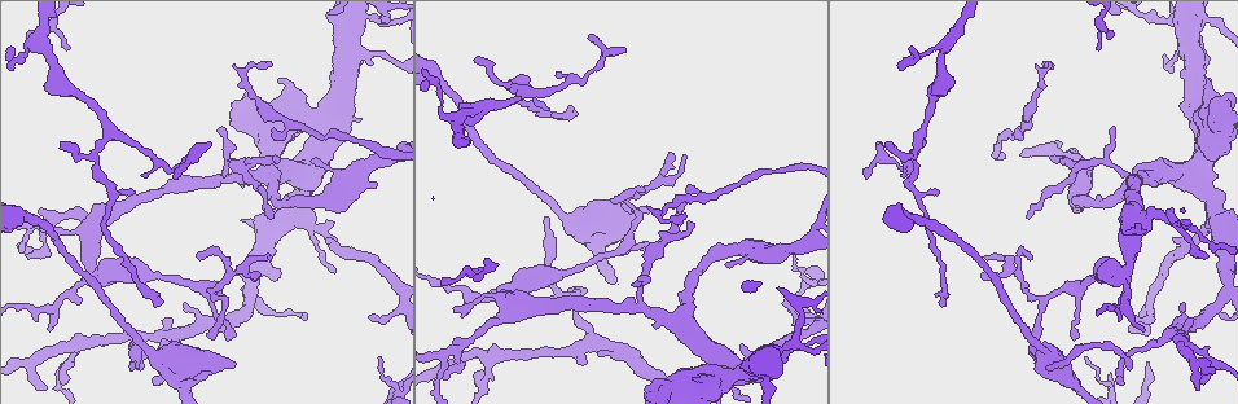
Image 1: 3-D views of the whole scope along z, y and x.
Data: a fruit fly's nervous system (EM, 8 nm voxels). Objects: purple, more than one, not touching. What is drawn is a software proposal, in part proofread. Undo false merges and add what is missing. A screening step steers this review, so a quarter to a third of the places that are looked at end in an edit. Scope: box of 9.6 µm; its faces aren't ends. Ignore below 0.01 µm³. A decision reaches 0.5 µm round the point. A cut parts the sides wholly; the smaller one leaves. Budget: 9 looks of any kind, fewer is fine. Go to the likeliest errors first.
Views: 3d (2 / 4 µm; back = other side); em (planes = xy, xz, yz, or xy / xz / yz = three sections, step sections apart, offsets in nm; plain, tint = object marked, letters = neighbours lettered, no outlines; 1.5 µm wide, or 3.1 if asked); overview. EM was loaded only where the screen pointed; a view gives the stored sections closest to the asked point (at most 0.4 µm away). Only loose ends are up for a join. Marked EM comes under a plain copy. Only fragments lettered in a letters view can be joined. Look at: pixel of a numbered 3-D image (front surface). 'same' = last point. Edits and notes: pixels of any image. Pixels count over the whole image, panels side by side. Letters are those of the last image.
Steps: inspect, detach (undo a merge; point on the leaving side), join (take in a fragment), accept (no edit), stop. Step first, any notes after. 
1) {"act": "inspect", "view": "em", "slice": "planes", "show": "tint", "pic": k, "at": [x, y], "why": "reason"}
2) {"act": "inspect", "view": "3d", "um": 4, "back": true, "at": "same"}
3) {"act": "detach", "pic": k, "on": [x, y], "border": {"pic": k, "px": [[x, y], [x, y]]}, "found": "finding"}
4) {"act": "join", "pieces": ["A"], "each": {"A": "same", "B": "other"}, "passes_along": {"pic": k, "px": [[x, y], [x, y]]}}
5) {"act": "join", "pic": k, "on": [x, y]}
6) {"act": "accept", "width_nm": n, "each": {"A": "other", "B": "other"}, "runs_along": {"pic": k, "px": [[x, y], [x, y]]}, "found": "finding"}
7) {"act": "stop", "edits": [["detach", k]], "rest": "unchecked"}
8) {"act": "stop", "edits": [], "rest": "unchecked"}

{"act": "inspect", "view": "em", "slice": "planes", "show": "letters", "pic": 1, "at": [234, 364], "why": "branch stops here"}

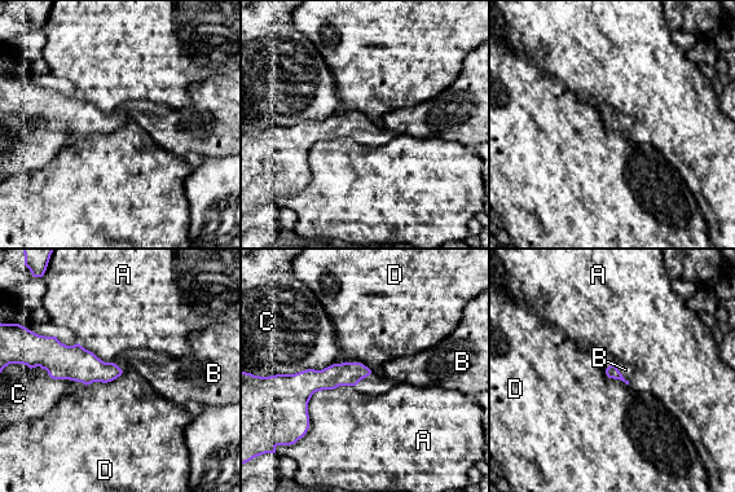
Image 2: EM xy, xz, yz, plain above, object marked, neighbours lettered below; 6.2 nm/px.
{"act": "join", "pieces": ["B"], "each": {"A": "other", "B": "same", "C": "other", "D": "other"}, "passes_along": {"pic": 2, "px": [[612, 372], [620, 373], [625, 369]]}, "found": "the cell continues"}

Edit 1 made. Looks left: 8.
{"act": "inspect", "view": "3d", "um": 2, "pic": 1, "at": [50, 329], "why": "thin end"}

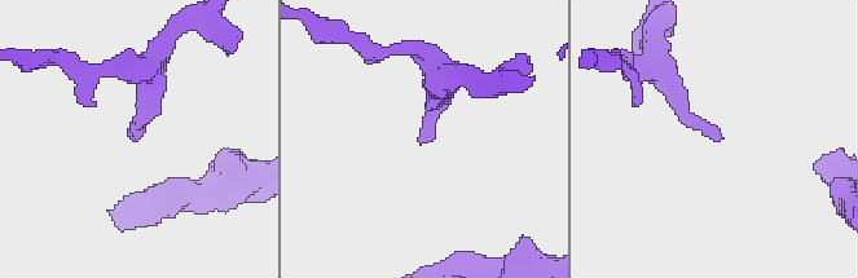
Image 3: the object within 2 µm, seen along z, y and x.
{"act": "inspect", "view": "em", "slice": "planes", "show": "tint", "pic": 3, "at": [131, 138], "why": "shape alone is not enough"}

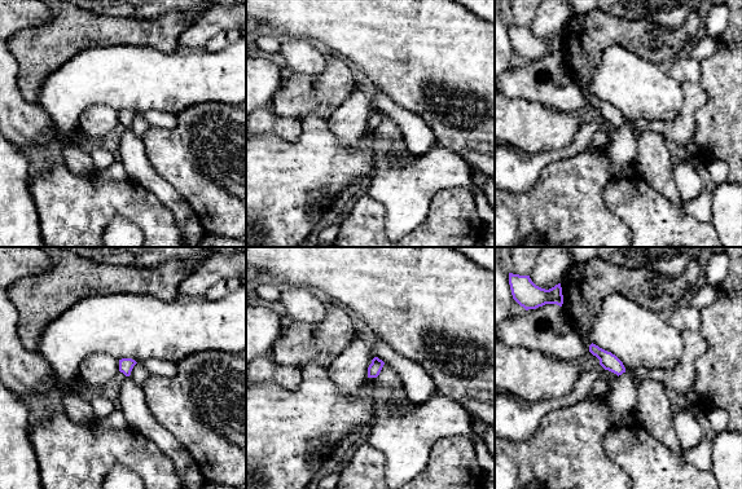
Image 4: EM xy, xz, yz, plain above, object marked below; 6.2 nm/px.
{"act": "inspect", "view": "em", "slice": "planes", "show": "letters", "at": "same"}

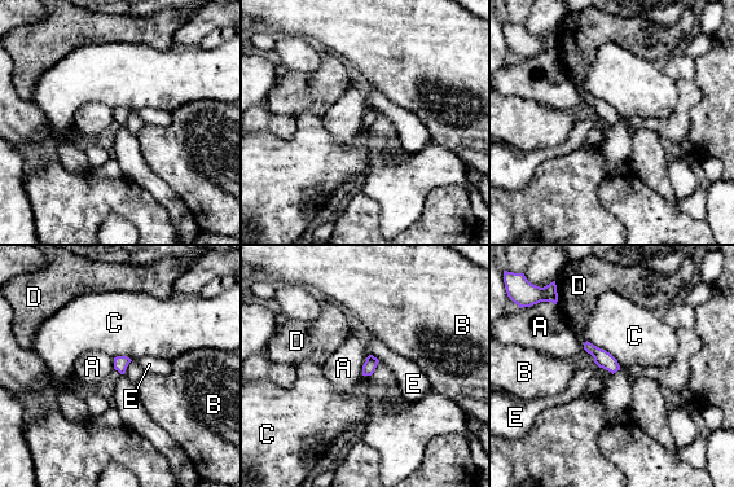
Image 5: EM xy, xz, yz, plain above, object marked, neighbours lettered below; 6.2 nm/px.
{"act": "accept", "width_nm": 80, "each": {"A": "other", "B": "other", "C": "other", "D": "other", "E": "other"}, "border": {"pic": 5, "px": [[585, 341], [584, 349], [594, 362]]}, "found": "none of them fits"}

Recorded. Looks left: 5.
{"act": "inspect", "view": "em", "slice": "planes", "show": "letters", "pic": 1, "at": [887, 141], "why": "an open end"}

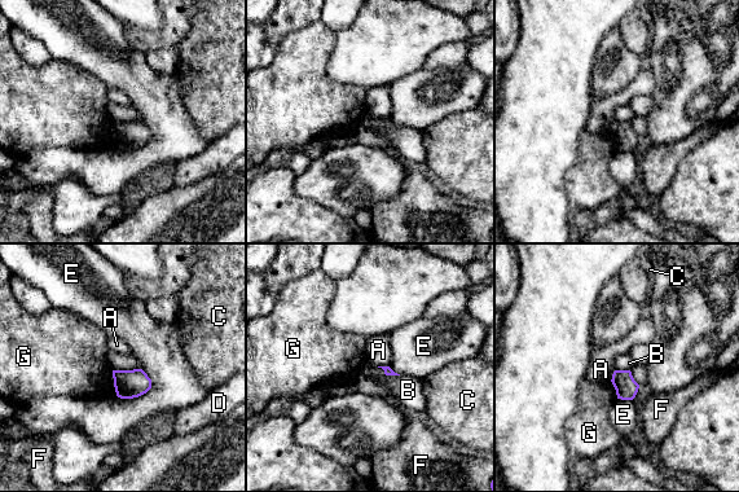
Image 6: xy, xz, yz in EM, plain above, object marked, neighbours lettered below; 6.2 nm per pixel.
{"act": "accept", "each": {"A": "other", "B": "other", "C": "other", "D": "other", "E": "other", "F": "other", "G": "other"}, "found": "none of them fits"}

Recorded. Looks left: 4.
{"act": "inspect", "view": "em", "slice": "planes", "show": "letters", "pic": 1, "at": [1128, 353], "why": "abrupt turn"}

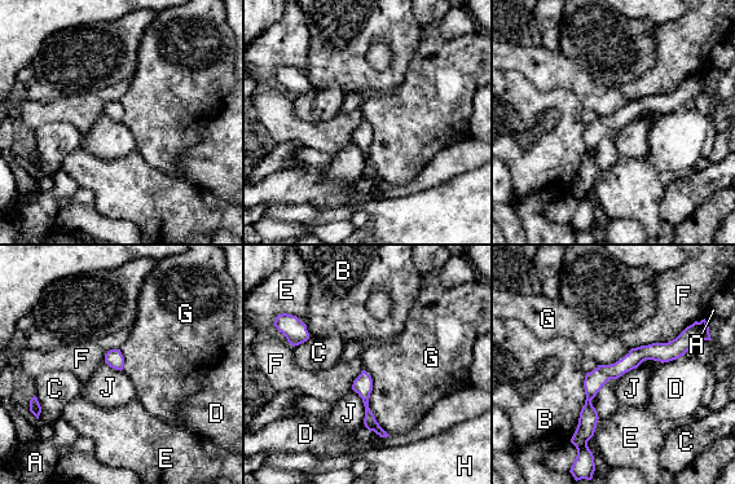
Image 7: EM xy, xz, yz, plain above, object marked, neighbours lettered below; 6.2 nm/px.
{"act": "accept", "each": {"A": "other", "B": "other", "C": "other", "D": "other", "E": "other", "F": "other", "G": "other", "H": "other", "J": "other"}, "runs_along": {"pic": 7, "px": [[689, 342], [608, 372], [577, 435]]}, "found": "all the same cell"}

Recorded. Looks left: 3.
{"act": "stop", "edits": [["join", 2]], "rest": "unchecked"}

